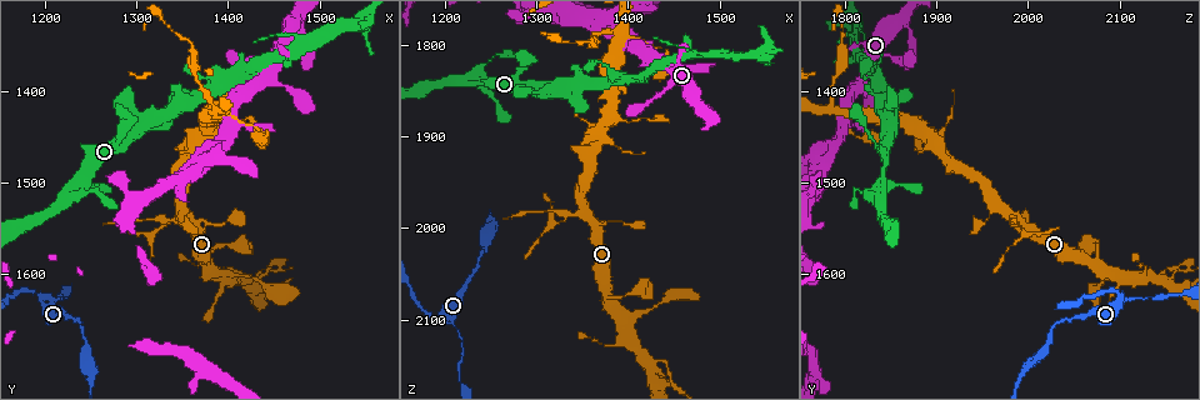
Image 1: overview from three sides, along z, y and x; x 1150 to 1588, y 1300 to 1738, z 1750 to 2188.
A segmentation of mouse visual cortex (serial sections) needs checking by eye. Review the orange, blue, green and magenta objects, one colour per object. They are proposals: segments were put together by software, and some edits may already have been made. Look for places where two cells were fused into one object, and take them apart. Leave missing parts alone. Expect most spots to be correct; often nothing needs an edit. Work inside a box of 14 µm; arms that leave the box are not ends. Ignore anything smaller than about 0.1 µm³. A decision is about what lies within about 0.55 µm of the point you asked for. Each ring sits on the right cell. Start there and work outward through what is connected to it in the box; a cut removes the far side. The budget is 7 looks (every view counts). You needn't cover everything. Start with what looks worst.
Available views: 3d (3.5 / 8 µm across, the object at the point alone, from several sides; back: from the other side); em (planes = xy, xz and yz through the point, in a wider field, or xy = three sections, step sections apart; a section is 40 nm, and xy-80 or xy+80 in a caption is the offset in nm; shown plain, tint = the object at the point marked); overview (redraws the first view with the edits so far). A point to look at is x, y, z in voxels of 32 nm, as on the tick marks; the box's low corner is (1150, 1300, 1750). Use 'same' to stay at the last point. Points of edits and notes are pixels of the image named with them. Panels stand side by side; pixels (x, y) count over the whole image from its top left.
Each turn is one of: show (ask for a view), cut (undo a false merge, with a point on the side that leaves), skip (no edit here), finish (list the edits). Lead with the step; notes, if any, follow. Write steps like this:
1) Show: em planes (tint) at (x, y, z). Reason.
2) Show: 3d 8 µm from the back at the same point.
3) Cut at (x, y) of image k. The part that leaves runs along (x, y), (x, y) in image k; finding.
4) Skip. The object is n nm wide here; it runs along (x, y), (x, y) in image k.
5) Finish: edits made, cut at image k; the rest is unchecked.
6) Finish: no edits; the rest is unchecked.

Show: 3d 3.5 µm at (1190, 1625, 2100). Abrupt turn.

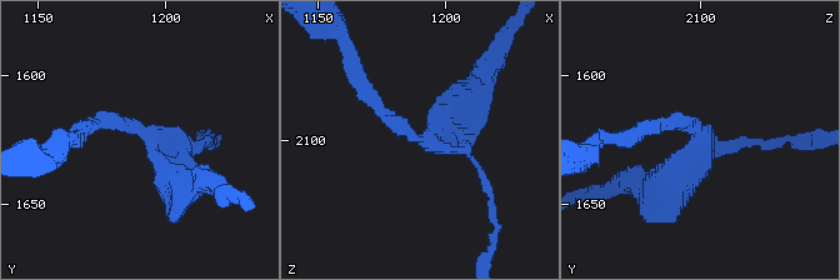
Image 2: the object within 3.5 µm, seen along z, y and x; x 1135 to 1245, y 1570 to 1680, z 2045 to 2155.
Show: em xy step 2 (tint) at (1191, 1622, 2101). The arms are 150, 300 nm wide.

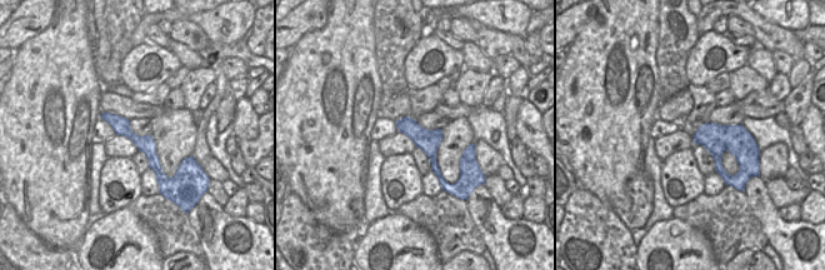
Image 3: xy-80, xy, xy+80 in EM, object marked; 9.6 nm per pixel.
Show: em planes (tint) at the same point.

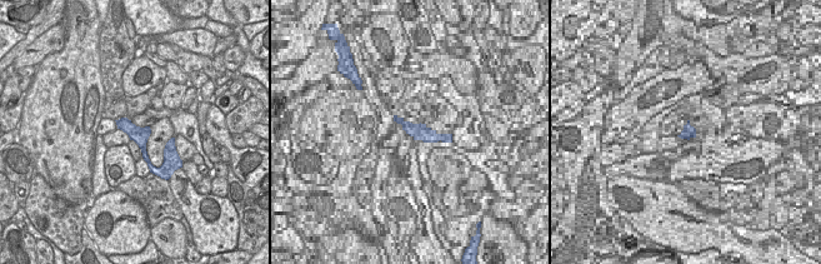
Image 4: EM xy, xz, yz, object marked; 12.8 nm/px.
Skip. It runs along (185, 189), (143, 131), (85, 128) in image 2; continuous, no second cell.

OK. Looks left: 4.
Show: 3d 8 µm at (1420, 1610, 2155). Arms part here.

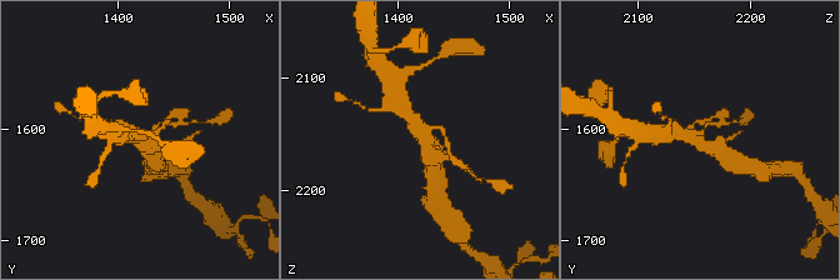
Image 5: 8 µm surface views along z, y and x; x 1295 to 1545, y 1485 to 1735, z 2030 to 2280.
Show: em xy step 5 (tint) at (1422, 1610, 2154). Need the tissue.

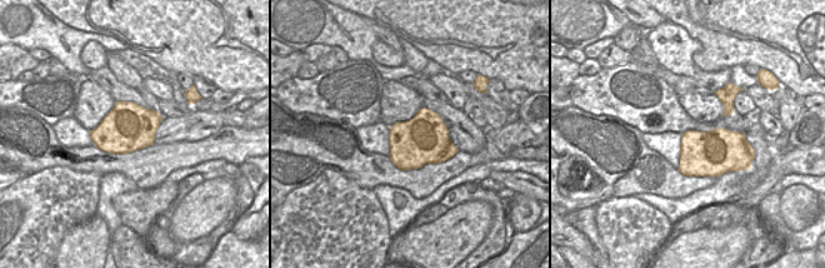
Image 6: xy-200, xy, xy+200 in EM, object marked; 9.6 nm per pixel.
Skip. The object is 480 nm wide here; it runs along (406, 111), (419, 128), (434, 165) in image 5; all the same cell.

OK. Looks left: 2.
Show: 3d 3.5 µm at (1350, 1540, 1985). Thin arm on a thick one.

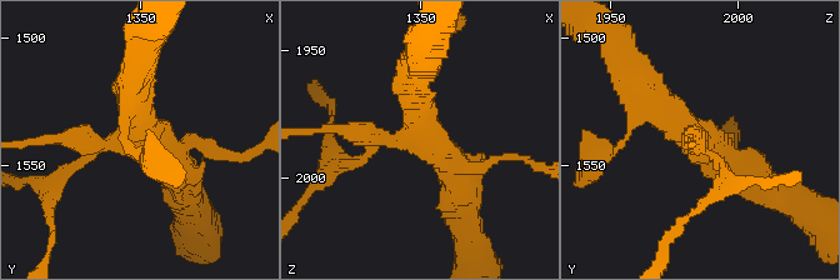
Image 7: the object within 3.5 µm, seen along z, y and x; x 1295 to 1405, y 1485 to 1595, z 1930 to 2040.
Show: em planes (tint) at the same point. 4 arms meet here; the arms are 150, 200, 400, 450 nm wide.

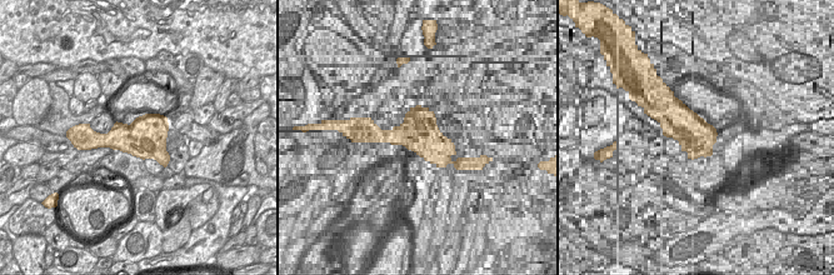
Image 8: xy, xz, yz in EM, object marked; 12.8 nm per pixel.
Skip. All the same cell.

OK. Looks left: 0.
Finish: no edits; the rest is unchecked.

